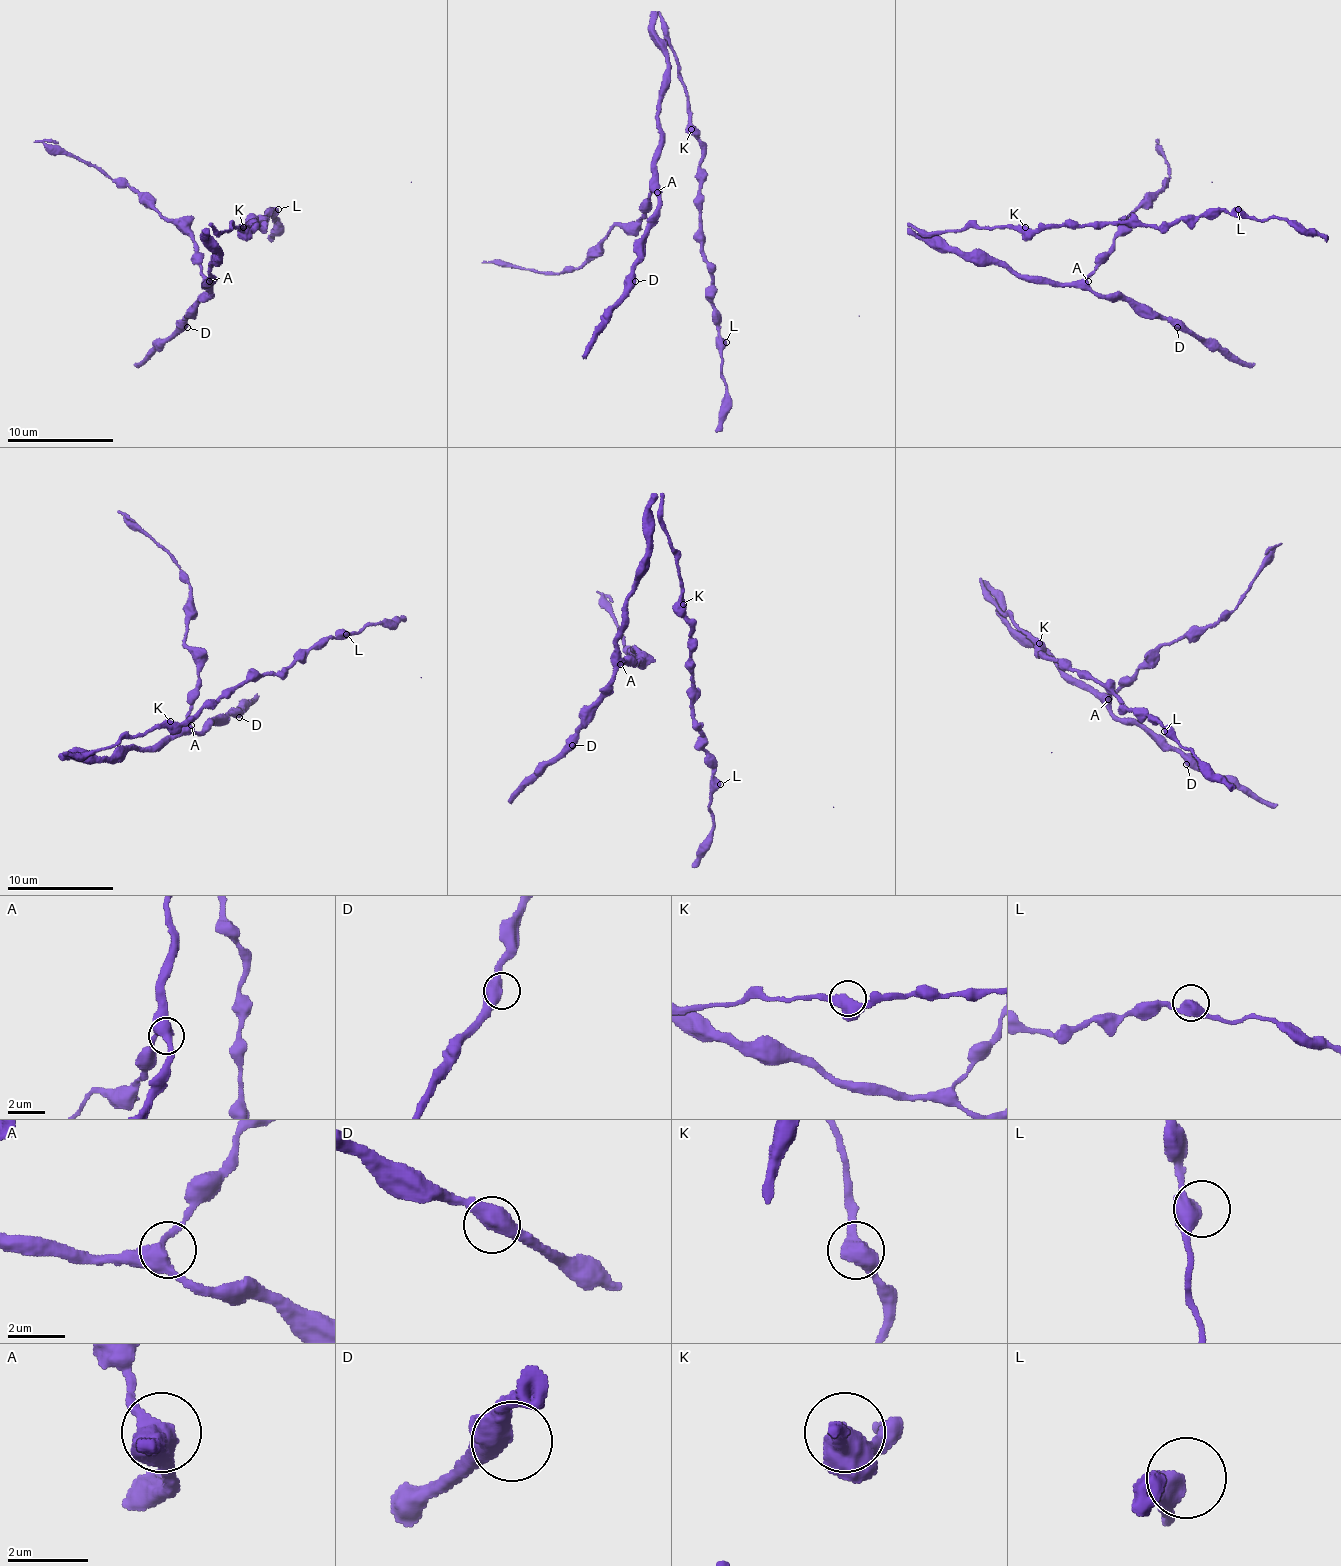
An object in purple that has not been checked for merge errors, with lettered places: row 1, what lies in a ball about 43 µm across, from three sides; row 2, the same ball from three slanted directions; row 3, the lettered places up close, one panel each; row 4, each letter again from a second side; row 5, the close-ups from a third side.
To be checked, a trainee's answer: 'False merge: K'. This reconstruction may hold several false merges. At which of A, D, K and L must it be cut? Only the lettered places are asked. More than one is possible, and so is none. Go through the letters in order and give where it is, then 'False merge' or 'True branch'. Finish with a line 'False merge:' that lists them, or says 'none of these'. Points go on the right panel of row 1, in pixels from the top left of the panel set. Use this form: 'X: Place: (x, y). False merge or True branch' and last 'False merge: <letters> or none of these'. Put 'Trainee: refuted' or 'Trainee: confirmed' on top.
Trainee: refuted
A: Place: (1088, 281). True branch
D: Place: (1177, 327). True branch
K: Place: (1025, 227). True branch
L: Place: (1238, 209). True branch
False merge: none of these

